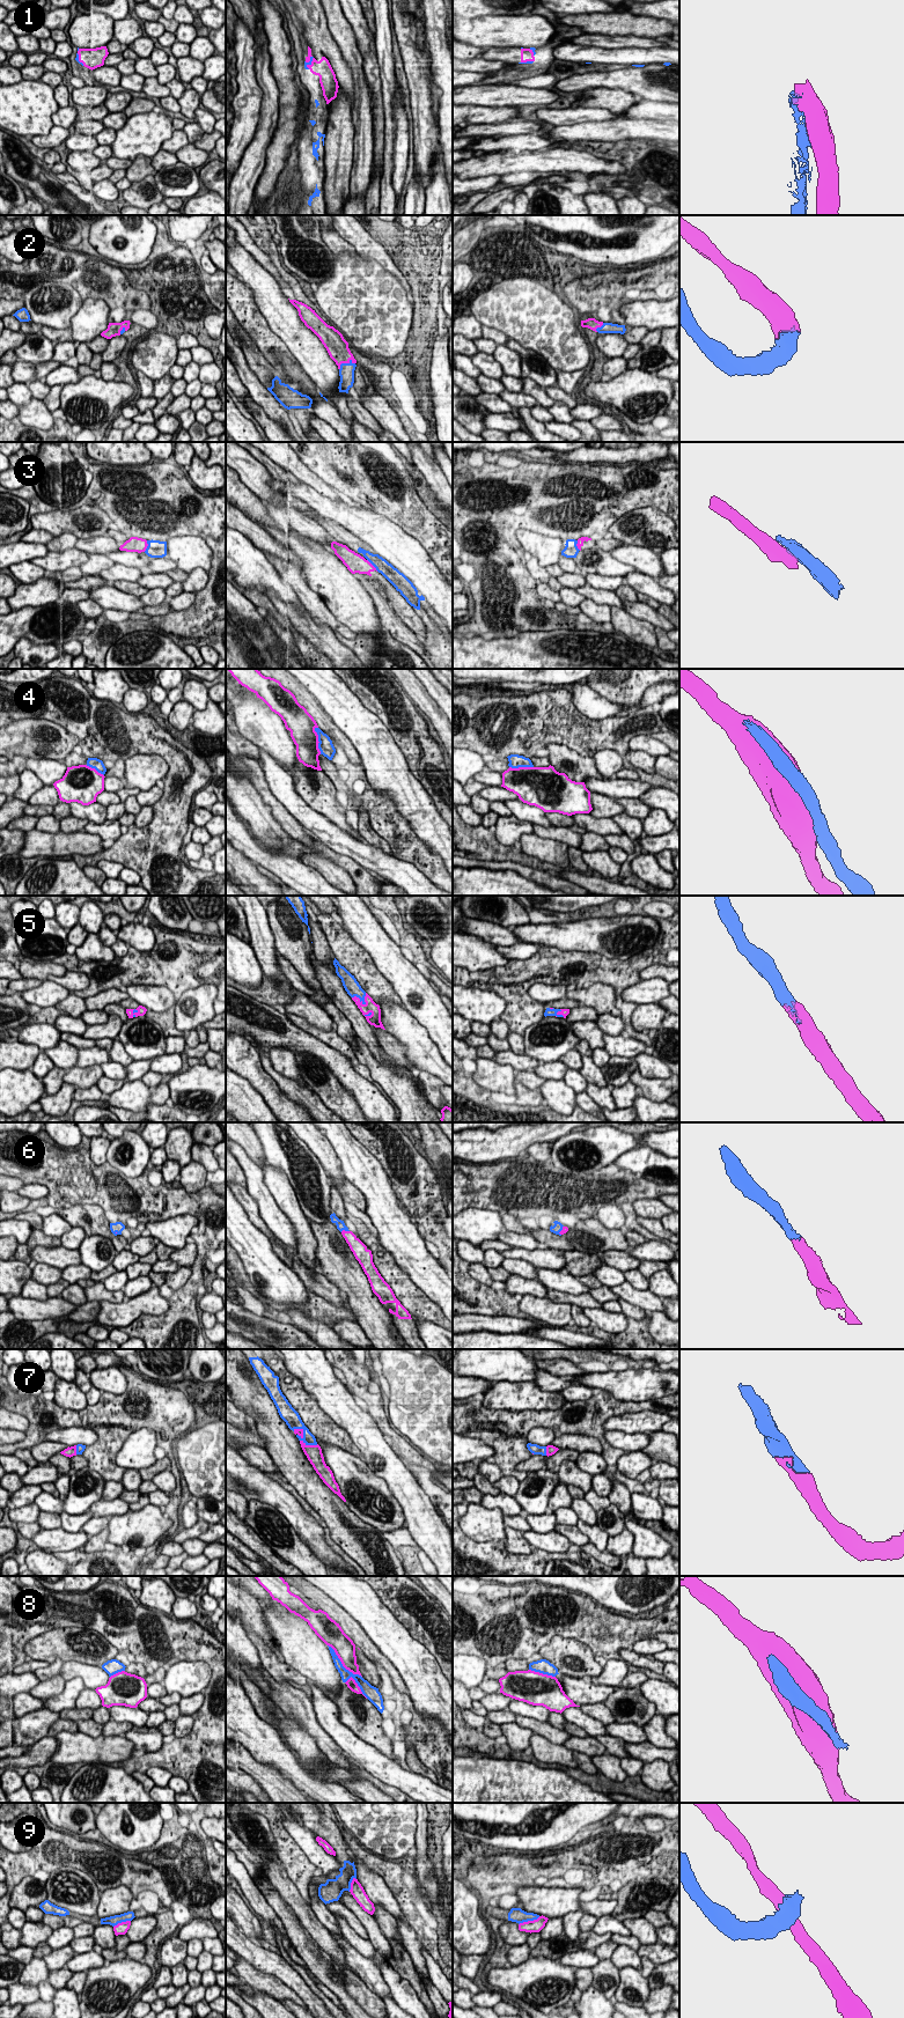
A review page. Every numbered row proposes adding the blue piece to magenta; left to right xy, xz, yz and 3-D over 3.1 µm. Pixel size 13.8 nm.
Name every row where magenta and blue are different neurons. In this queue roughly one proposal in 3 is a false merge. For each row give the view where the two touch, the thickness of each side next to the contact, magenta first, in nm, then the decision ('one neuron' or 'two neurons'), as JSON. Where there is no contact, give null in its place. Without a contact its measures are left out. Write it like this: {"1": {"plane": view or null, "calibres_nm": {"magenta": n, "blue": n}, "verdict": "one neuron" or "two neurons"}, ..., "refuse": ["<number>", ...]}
{"1": {"plane": "xz", "calibres_nm": {"magenta": 240, "blue": 50}, "verdict": "one neuron"}, "2": {"plane": "xz", "calibres_nm": {"magenta": 300, "blue": 220}, "verdict": "one neuron"}, "3": {"plane": "xz", "calibres_nm": {"magenta": 260, "blue": 200}, "verdict": "two neurons"}, "4": {"plane": "xz", "calibres_nm": {"magenta": 360, "blue": 200}, "verdict": "two neurons"}, "5": {"plane": "xz", "calibres_nm": {"magenta": 160, "blue": 200}, "verdict": "one neuron"}, "6": {"plane": "xz", "calibres_nm": {"magenta": 180, "blue": 130}, "verdict": "one neuron"}, "7": {"plane": "xz", "calibres_nm": {"magenta": 100, "blue": 190}, "verdict": "one neuron"}, "8": {"plane": "xz", "calibres_nm": {"magenta": 280, "blue": 140}, "verdict": "two neurons"}, "9": {"plane": "yz", "calibres_nm": {"magenta": 180, "blue": 200}, "verdict": "two neurons"}, "refuse": ["3", "4", "8", "9"]}

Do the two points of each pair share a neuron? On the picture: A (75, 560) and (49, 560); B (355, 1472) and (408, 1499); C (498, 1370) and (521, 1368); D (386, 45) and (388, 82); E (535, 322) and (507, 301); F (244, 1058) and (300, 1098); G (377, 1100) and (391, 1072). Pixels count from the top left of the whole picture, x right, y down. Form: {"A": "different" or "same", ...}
{"A": "same", "B": "different", "C": "same", "D": "same", "E": "same", "F": "different", "G": "different"}

